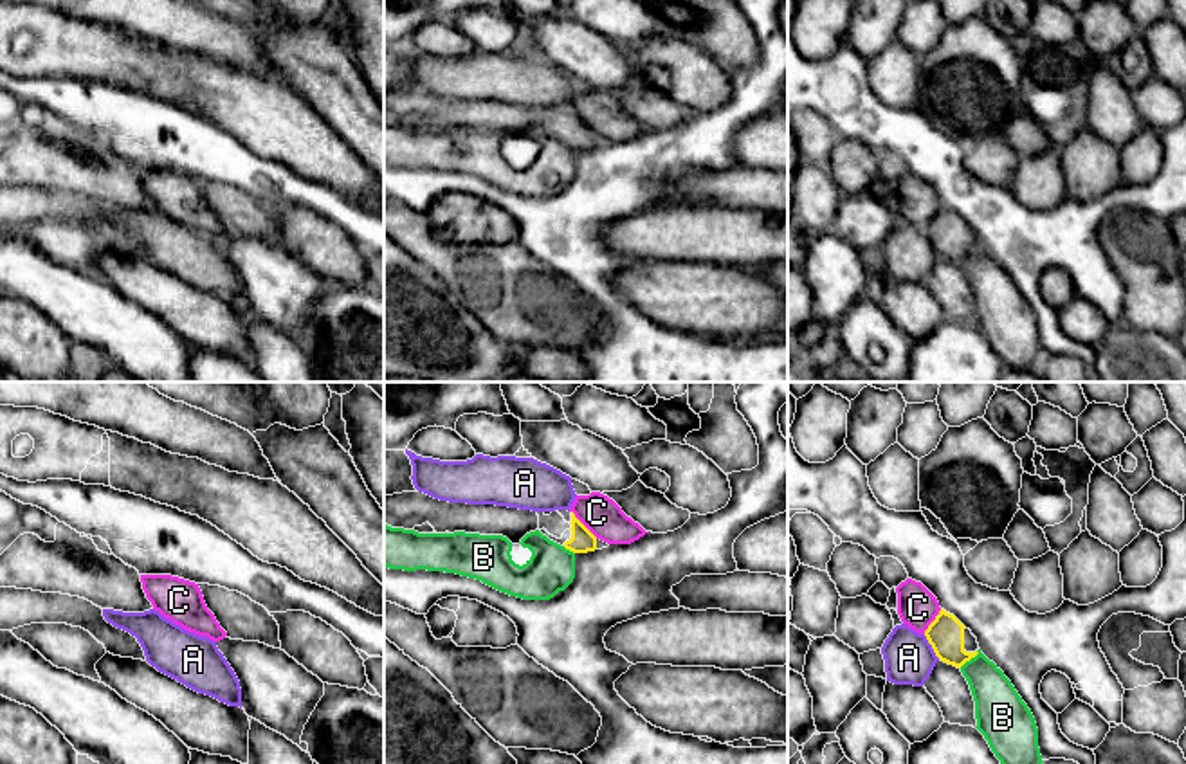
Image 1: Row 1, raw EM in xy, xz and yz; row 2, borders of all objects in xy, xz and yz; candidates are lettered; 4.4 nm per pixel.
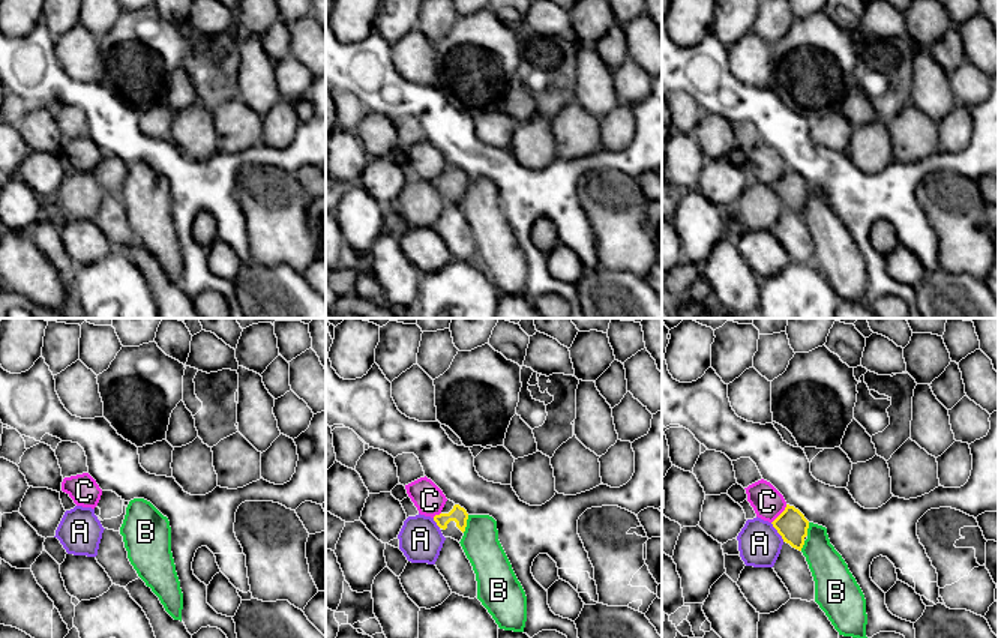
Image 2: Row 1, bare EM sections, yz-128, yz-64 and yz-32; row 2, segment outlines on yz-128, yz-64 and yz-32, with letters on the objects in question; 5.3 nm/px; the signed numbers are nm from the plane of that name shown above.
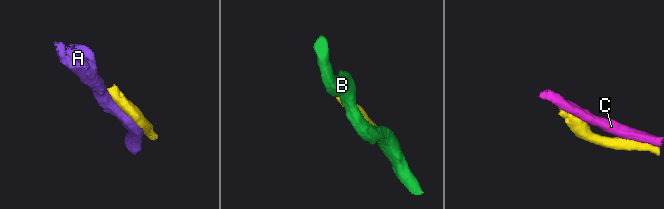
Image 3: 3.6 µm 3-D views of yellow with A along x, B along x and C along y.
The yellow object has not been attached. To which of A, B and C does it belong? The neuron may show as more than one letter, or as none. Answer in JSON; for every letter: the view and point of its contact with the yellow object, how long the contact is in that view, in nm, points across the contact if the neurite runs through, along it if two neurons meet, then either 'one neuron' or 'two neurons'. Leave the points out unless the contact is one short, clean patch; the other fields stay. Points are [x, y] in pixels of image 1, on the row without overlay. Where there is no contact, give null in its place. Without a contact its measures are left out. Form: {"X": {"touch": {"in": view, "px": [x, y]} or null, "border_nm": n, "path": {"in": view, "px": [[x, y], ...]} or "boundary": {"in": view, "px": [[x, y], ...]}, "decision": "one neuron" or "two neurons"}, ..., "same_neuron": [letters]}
{"A": {"touch": {"in": "yz", "px": [932, 244]}, "border_nm": 130, "decision": "two neurons"}, "B": {"touch": {"in": "yz", "px": [968, 256]}, "border_nm": 120, "decision": "two neurons"}, "C": {"touch": {"in": "xz", "px": [583, 121]}, "border_nm": 170, "decision": "two neurons"}, "same_neuron": []}

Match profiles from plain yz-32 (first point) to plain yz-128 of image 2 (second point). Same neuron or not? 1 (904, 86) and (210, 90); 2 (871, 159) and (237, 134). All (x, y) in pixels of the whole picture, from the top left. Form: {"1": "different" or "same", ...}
{"1": "same", "2": "different"}

